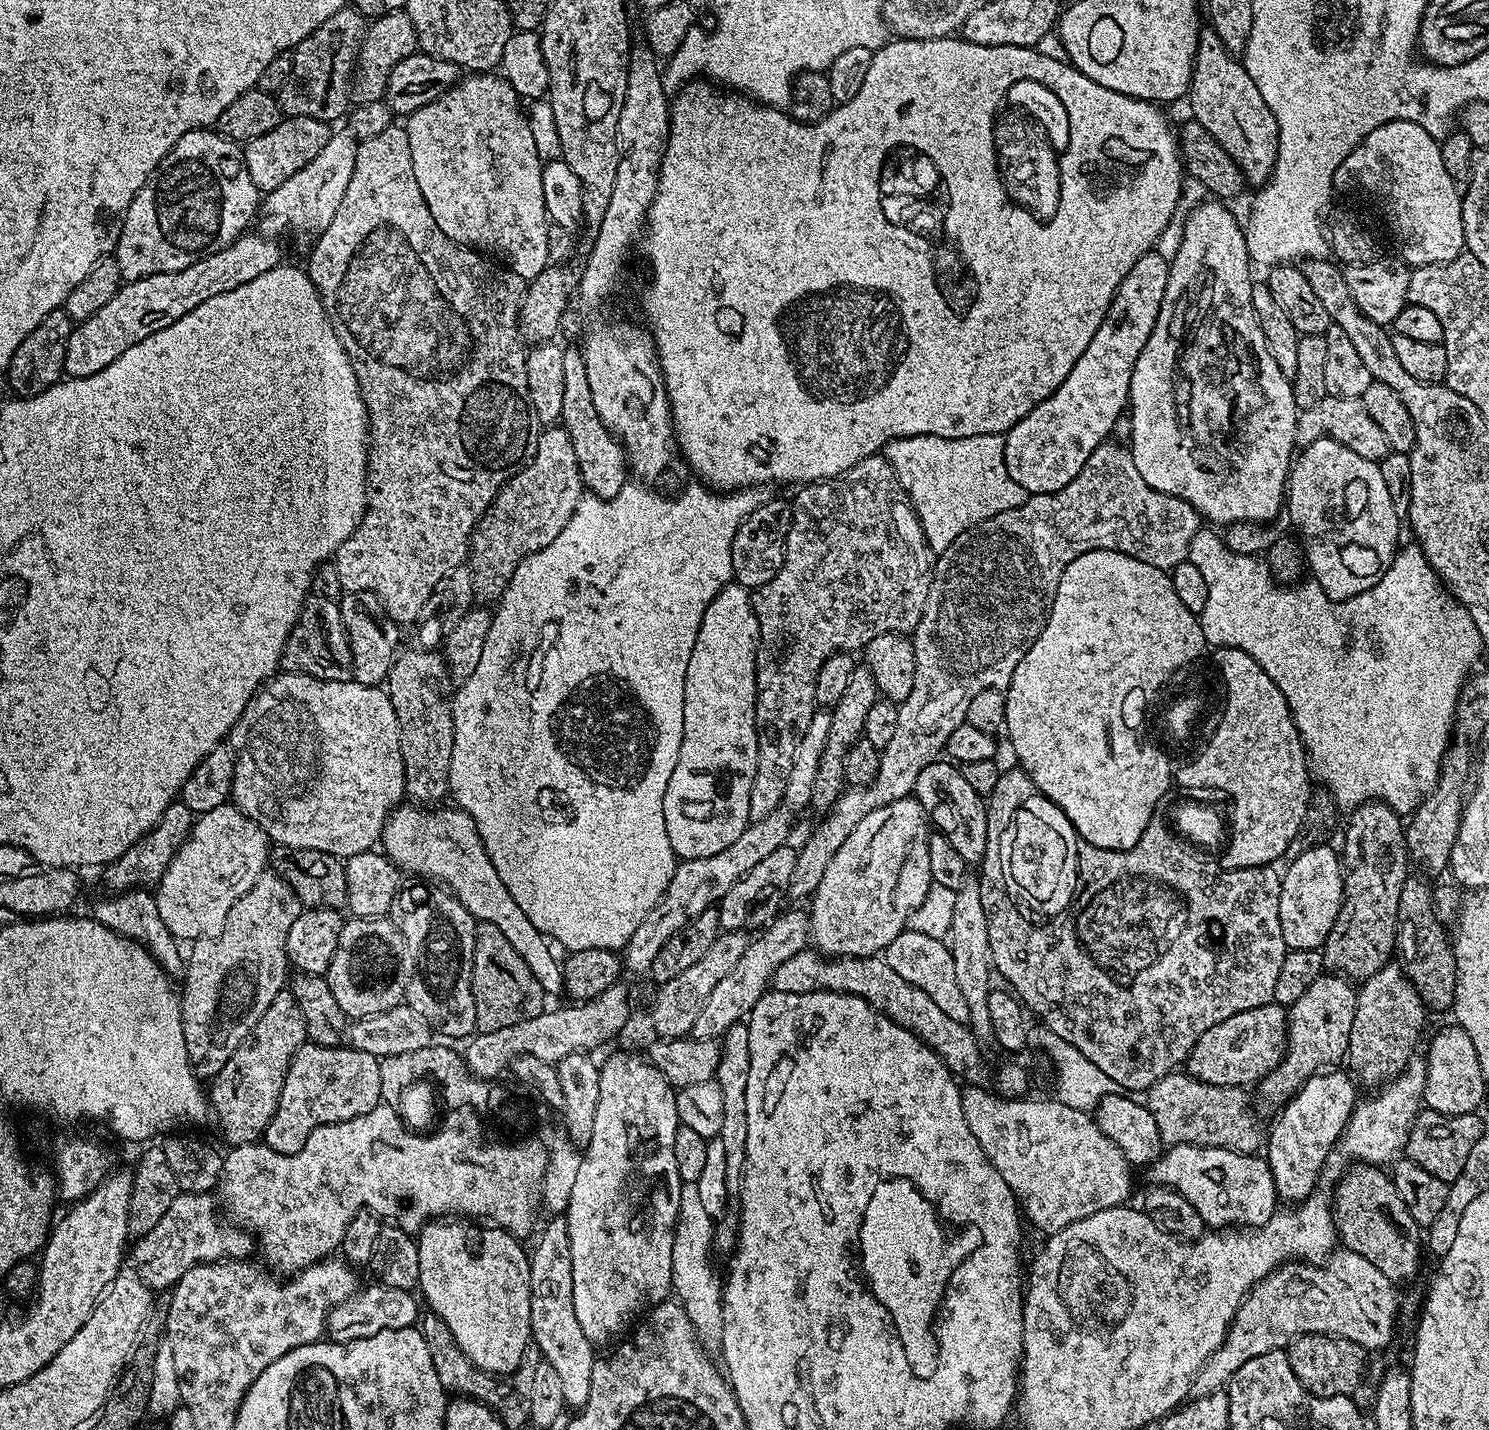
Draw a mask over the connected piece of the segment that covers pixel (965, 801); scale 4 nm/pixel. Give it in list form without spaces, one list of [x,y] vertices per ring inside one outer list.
[[[941,758],[926,766],[918,774],[914,799],[924,808],[935,831],[950,838],[950,846],[962,854],[965,865],[979,865],[986,854],[986,822],[988,810],[985,801],[966,783],[963,771],[955,763]]]

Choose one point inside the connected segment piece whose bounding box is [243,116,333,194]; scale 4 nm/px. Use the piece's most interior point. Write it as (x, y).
(271, 159)

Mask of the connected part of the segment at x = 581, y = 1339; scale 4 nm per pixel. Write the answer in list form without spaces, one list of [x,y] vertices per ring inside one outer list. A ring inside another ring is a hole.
[[[567,1215],[556,1216],[535,1237],[536,1249],[530,1252],[530,1326],[534,1348],[541,1352],[543,1363],[554,1366],[562,1385],[562,1398],[572,1410],[583,1409],[586,1398],[590,1398],[590,1374],[594,1359],[594,1345],[582,1334],[578,1326],[578,1317],[574,1314],[574,1270],[570,1254],[570,1230]]]

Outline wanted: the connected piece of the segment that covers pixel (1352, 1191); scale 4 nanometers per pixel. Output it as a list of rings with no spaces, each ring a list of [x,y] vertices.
[[[1360,1164],[1353,1168],[1356,1169],[1353,1172],[1351,1169],[1335,1185],[1336,1197],[1333,1195],[1330,1200],[1339,1243],[1349,1252],[1362,1254],[1366,1262],[1378,1266],[1393,1282],[1414,1279],[1420,1272],[1421,1225],[1410,1218],[1398,1186],[1394,1186],[1391,1175],[1383,1167]]]

